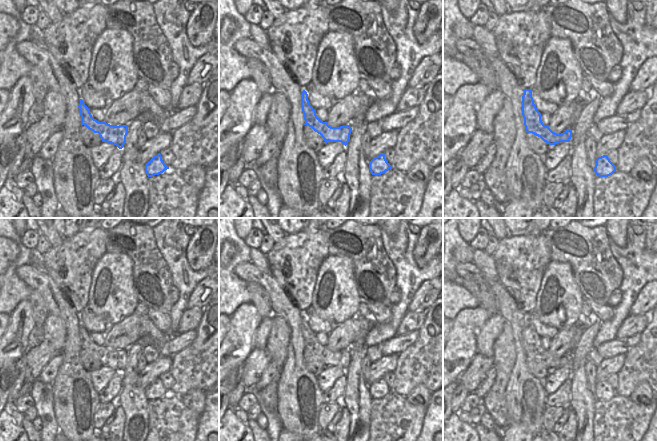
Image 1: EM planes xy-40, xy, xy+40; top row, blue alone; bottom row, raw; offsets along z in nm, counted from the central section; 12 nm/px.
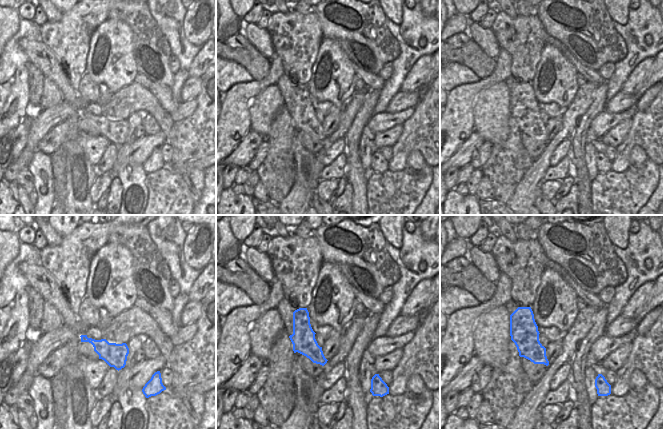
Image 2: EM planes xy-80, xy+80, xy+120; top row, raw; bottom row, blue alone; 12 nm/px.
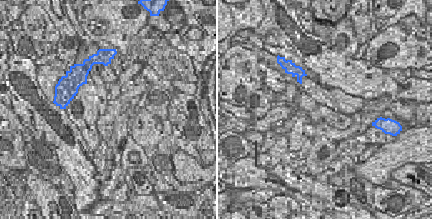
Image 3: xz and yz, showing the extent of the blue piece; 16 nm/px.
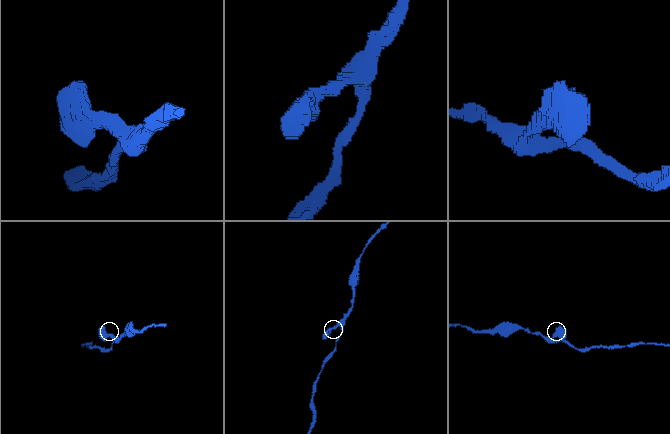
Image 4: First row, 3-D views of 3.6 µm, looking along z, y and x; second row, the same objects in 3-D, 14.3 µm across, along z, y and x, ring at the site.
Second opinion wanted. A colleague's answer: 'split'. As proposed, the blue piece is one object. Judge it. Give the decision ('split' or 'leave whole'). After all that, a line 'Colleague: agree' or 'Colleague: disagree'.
leave whole
Colleague: disagree

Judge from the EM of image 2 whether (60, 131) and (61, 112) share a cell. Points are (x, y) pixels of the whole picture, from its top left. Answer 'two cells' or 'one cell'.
two cells

